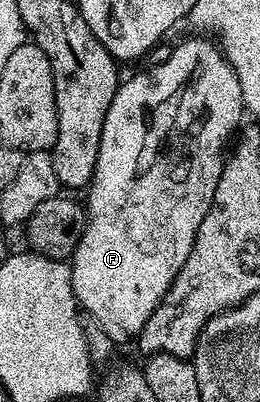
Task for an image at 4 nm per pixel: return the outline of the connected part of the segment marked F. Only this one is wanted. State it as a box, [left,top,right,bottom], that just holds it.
[71,36,243,344]

